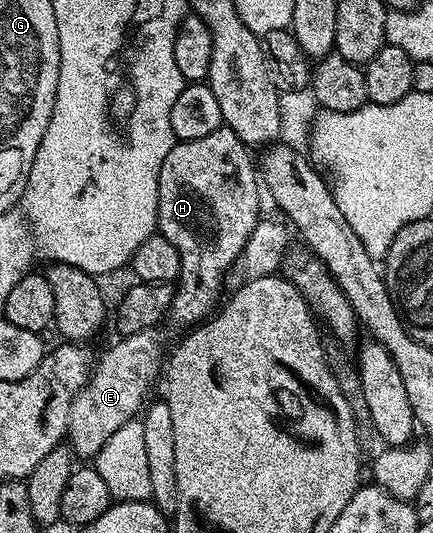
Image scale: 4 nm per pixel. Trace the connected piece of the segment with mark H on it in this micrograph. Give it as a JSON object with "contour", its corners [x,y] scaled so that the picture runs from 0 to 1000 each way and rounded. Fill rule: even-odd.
{"contour":[[[515,236],[473,259],[404,268],[370,311],[363,433],[416,477],[416,514],[388,587],[411,608],[455,612],[506,576],[513,538],[524,538],[538,499],[598,417],[600,330],[577,285],[533,240]]]}

